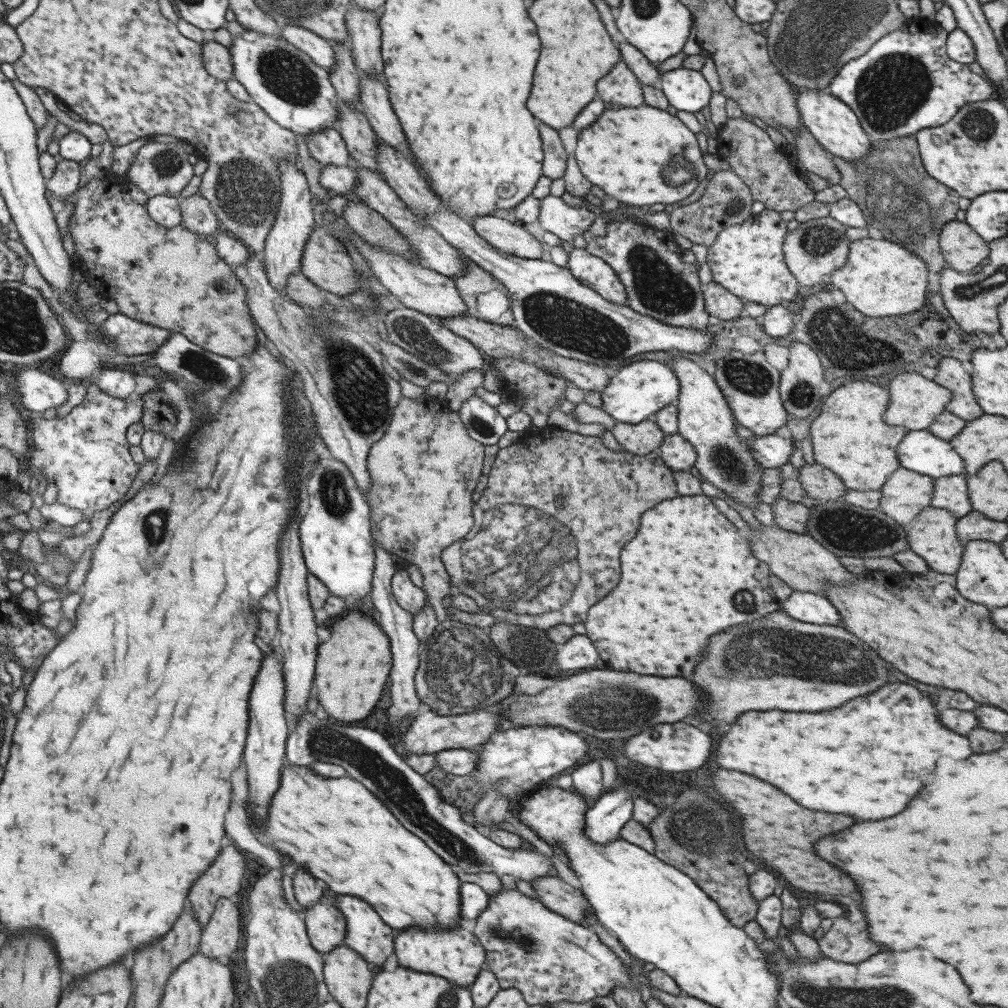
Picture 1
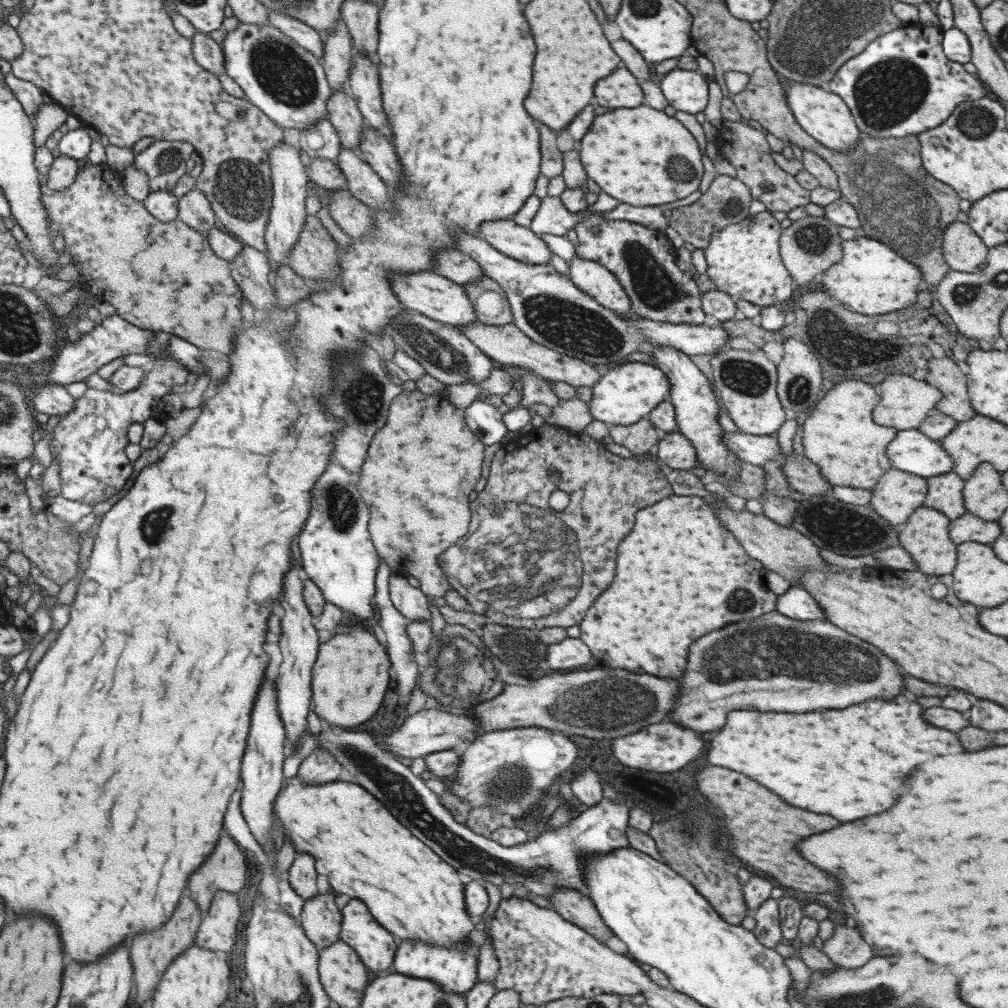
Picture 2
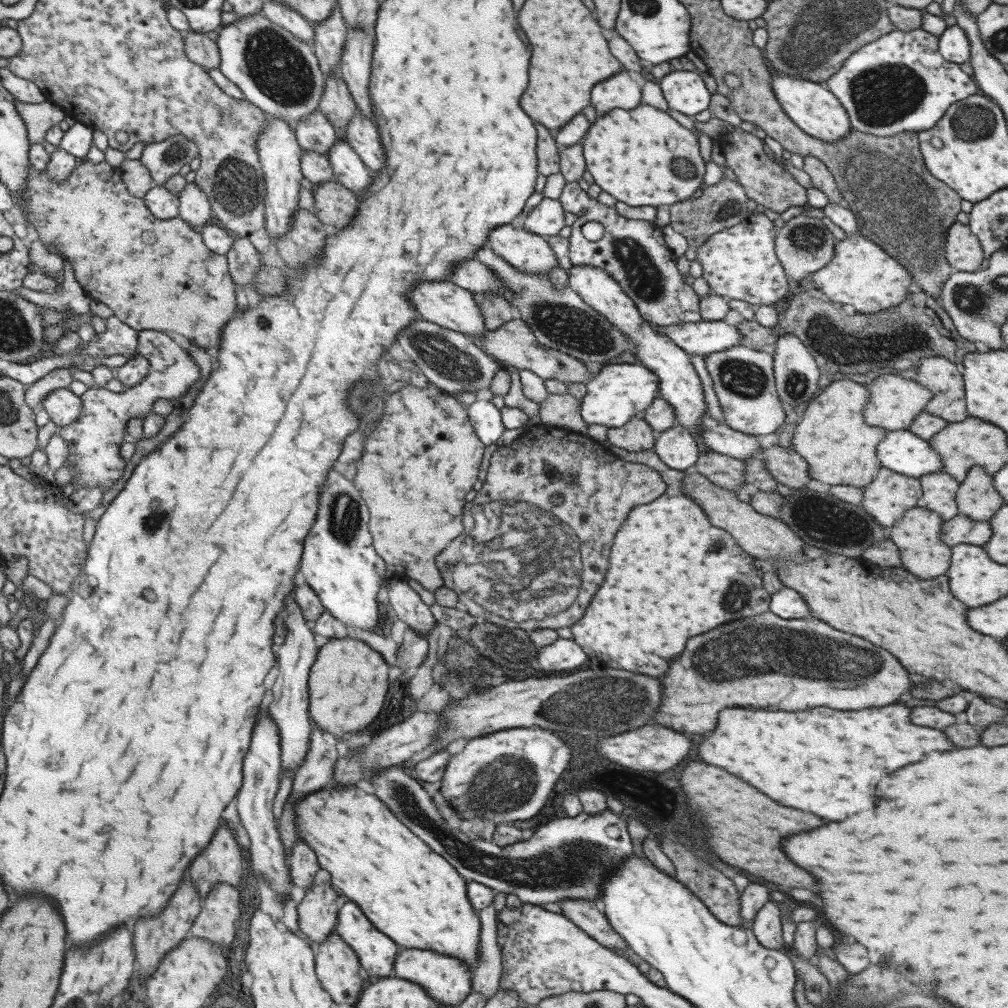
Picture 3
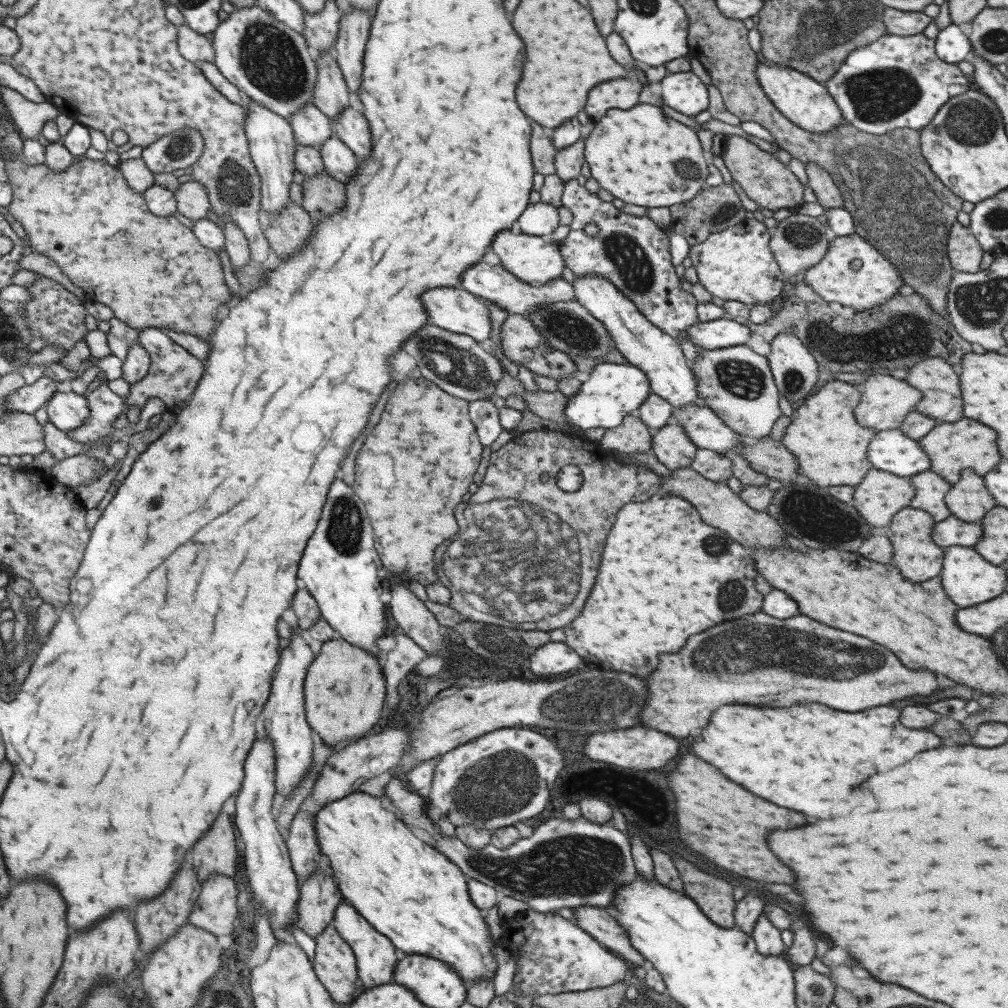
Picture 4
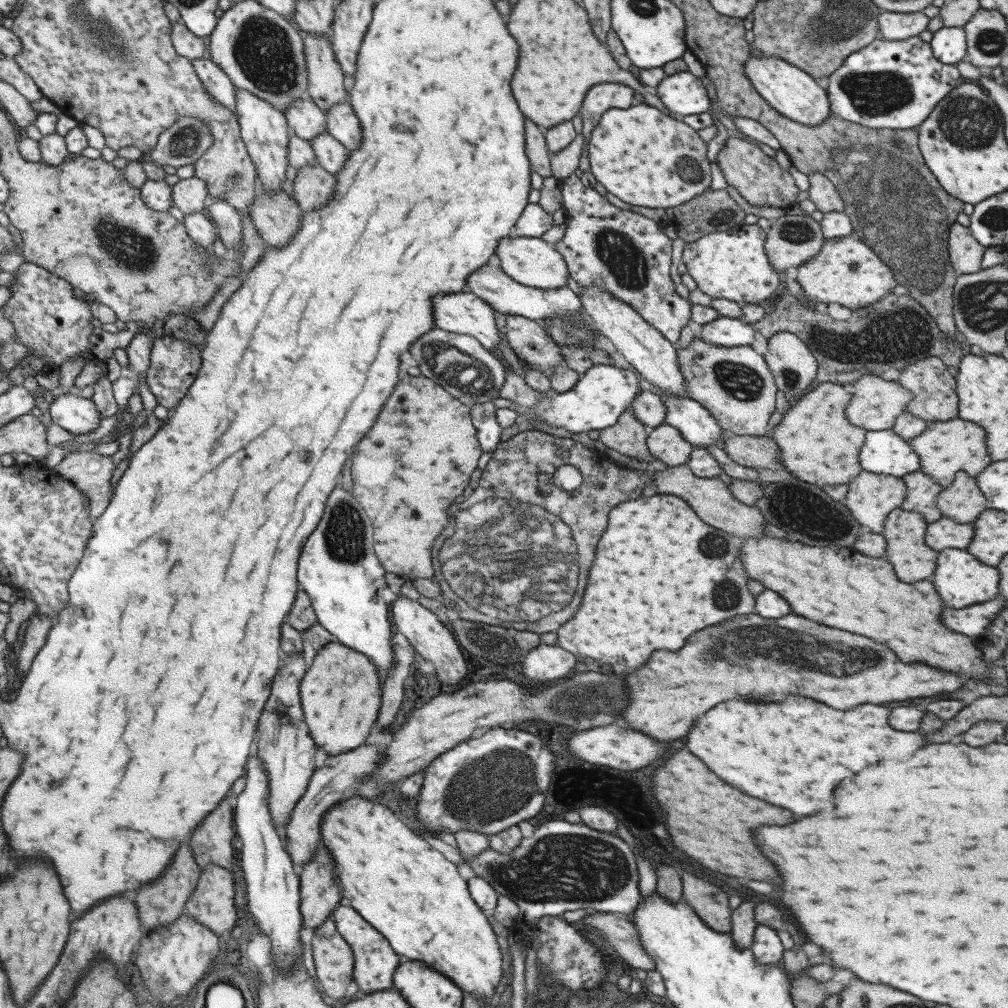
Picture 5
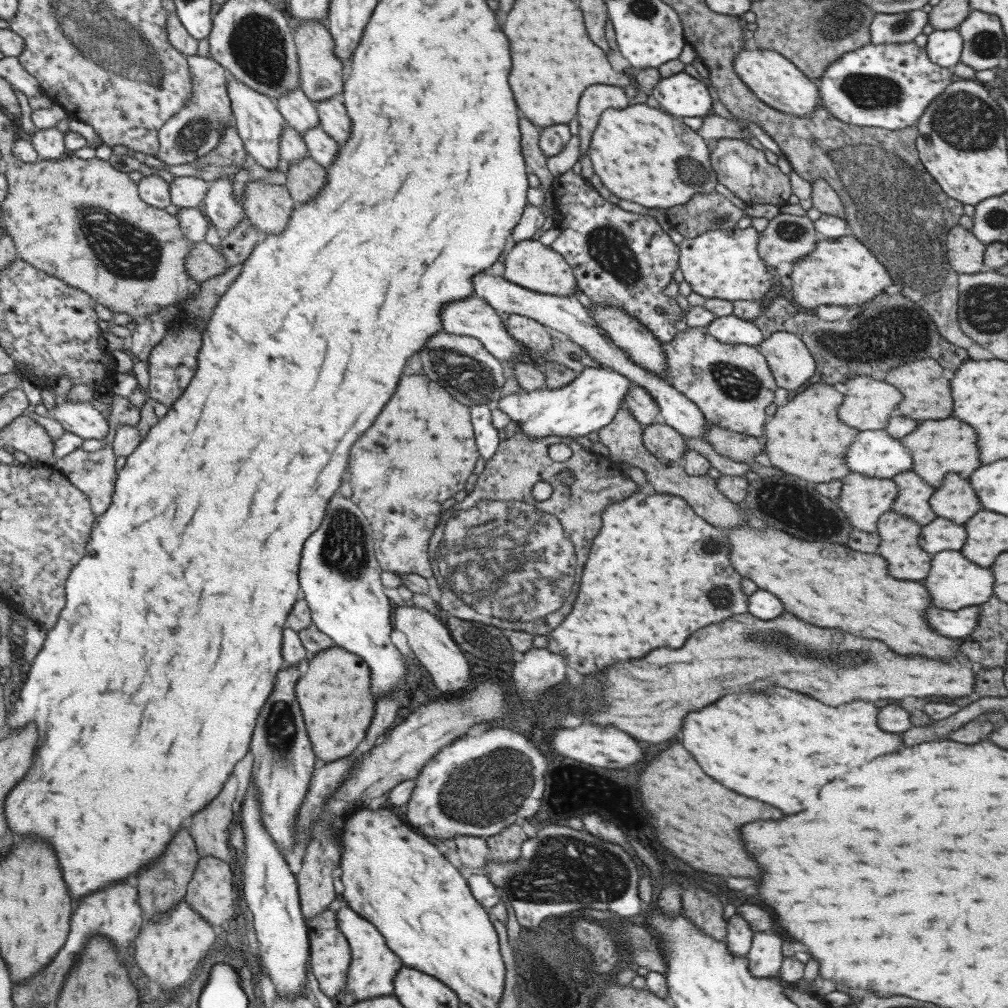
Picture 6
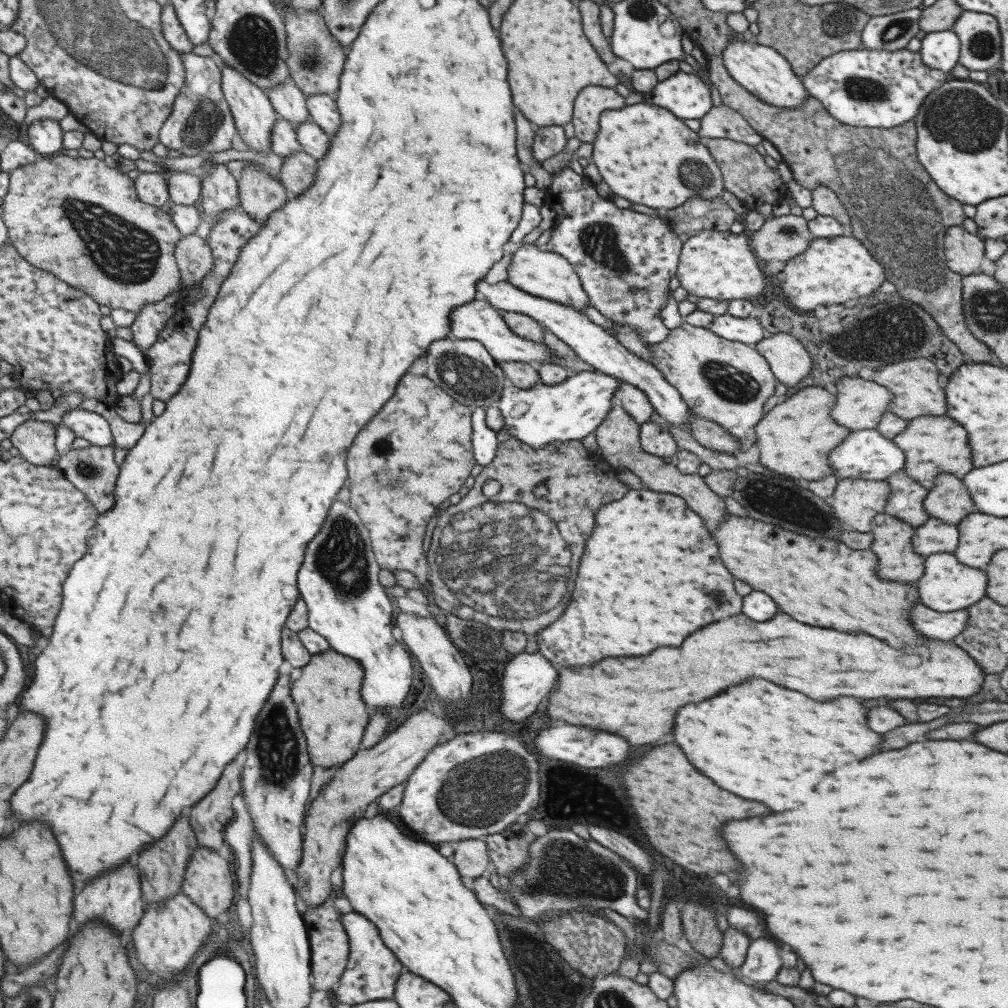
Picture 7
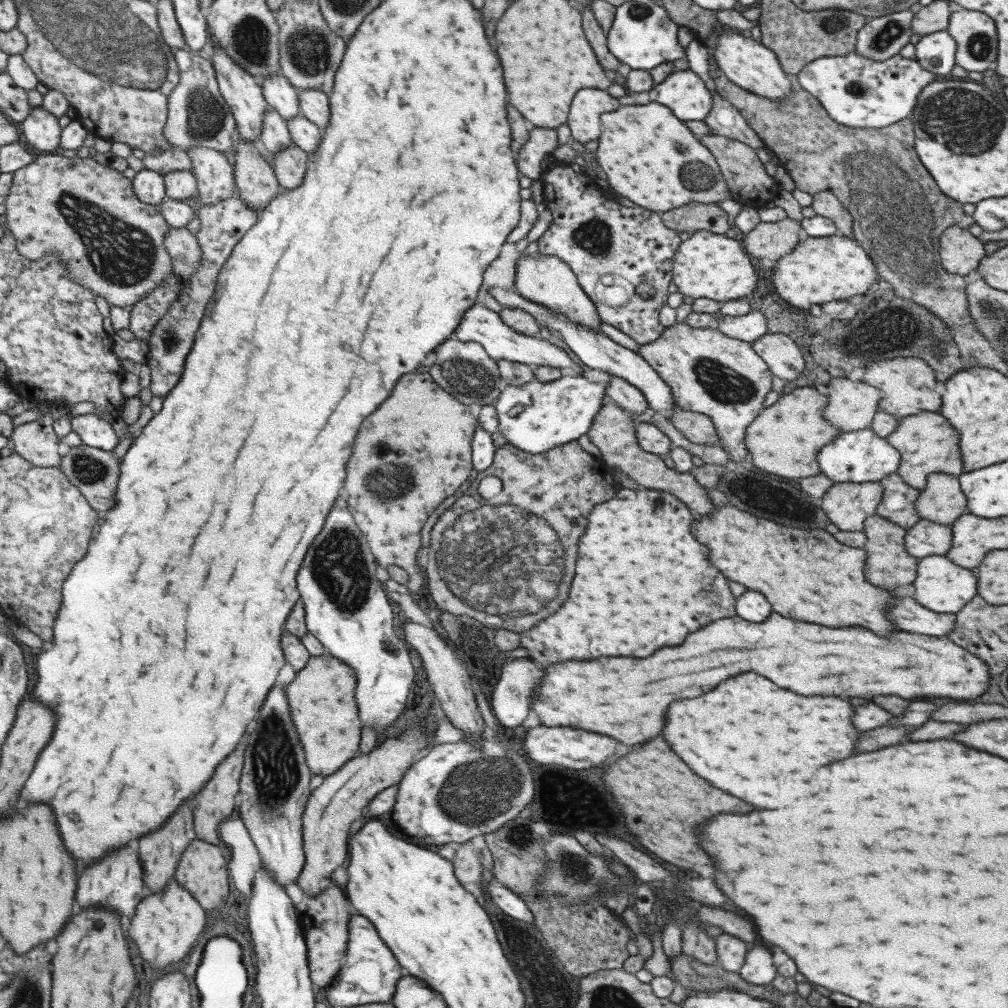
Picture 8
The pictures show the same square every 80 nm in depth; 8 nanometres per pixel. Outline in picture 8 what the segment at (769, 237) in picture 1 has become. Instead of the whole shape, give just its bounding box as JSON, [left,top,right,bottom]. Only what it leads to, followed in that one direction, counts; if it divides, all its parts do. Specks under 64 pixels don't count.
[671,230,757,303]

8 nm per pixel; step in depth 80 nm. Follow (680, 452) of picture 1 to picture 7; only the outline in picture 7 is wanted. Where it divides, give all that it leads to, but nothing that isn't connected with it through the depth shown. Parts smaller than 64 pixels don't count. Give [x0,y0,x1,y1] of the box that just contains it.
[639,423,679,461]

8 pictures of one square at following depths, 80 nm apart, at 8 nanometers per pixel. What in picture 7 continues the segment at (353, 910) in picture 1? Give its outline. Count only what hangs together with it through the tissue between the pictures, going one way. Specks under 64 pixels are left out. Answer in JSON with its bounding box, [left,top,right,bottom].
[333,911,404,1004]

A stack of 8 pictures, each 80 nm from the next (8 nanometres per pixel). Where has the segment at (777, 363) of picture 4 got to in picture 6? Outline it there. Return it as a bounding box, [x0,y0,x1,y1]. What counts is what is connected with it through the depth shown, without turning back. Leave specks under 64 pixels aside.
[758,332,815,392]

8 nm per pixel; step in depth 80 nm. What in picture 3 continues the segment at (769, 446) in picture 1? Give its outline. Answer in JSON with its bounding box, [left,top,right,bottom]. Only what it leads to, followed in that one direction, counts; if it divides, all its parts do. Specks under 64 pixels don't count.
[698,412,762,461]

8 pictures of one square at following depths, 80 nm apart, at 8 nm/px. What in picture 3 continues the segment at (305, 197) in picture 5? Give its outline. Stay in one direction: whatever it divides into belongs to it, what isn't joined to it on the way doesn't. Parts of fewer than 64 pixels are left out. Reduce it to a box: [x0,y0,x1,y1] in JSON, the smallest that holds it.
[311,180,360,228]

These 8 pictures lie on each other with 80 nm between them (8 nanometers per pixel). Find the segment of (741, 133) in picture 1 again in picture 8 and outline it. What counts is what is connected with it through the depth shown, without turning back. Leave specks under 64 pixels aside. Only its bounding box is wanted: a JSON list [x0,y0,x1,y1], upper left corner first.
[697,135,781,208]

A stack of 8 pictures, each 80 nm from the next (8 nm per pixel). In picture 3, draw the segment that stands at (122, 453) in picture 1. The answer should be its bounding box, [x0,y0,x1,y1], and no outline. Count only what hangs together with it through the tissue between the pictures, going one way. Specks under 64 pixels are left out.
[56,330,199,497]

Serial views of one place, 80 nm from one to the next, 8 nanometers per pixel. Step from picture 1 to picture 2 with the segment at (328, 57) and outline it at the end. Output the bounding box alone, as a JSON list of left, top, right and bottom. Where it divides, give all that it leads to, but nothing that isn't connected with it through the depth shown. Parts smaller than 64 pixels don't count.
[268,10,324,62]

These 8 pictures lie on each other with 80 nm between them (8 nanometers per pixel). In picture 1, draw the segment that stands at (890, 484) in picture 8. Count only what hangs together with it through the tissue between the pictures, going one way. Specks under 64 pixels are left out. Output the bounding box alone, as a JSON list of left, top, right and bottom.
[929,475,972,518]

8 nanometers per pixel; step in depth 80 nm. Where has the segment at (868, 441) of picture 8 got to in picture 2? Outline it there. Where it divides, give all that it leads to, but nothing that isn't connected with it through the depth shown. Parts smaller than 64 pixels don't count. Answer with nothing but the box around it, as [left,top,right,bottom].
[885,429,953,478]

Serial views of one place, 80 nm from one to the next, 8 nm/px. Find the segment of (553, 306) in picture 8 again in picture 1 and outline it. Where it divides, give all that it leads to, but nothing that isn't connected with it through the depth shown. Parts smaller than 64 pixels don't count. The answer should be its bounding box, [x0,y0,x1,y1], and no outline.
[469,215,541,259]

